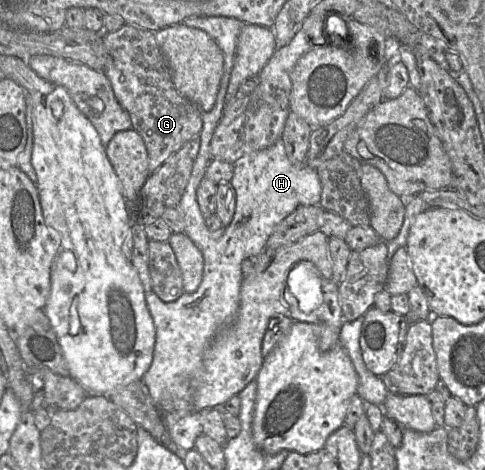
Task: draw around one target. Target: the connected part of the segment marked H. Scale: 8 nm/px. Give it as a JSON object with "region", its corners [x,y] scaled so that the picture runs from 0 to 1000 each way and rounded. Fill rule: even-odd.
{"region":[[[410,34],[386,36],[371,51],[423,66],[445,89],[462,123],[460,157],[443,221],[433,236],[414,238],[416,274],[410,291],[410,321],[398,347],[388,389],[365,438],[379,468],[379,496],[416,538],[421,555],[419,587],[402,621],[377,623],[359,643],[334,643],[313,617],[299,623],[299,643],[320,696],[320,734],[311,777],[291,809],[303,819],[309,840],[332,879],[334,894],[357,940],[371,955],[388,960],[402,953],[406,930],[419,921],[419,879],[414,874],[400,874],[390,855],[394,809],[412,783],[419,753],[439,717],[458,696],[478,687],[491,666],[495,651],[495,615],[503,594],[499,583],[501,553],[536,543],[544,534],[548,515],[567,483],[614,440],[658,436],[664,391],[652,360],[635,353],[631,347],[604,349],[598,345],[588,326],[584,300],[575,296],[557,313],[503,330],[480,349],[482,368],[474,385],[487,411],[487,443],[480,466],[470,481],[449,491],[435,494],[429,489],[421,460],[404,426],[404,404],[435,340],[433,304],[443,272],[458,247],[464,204],[482,136],[491,79],[505,49],[485,38],[460,34]]]}

